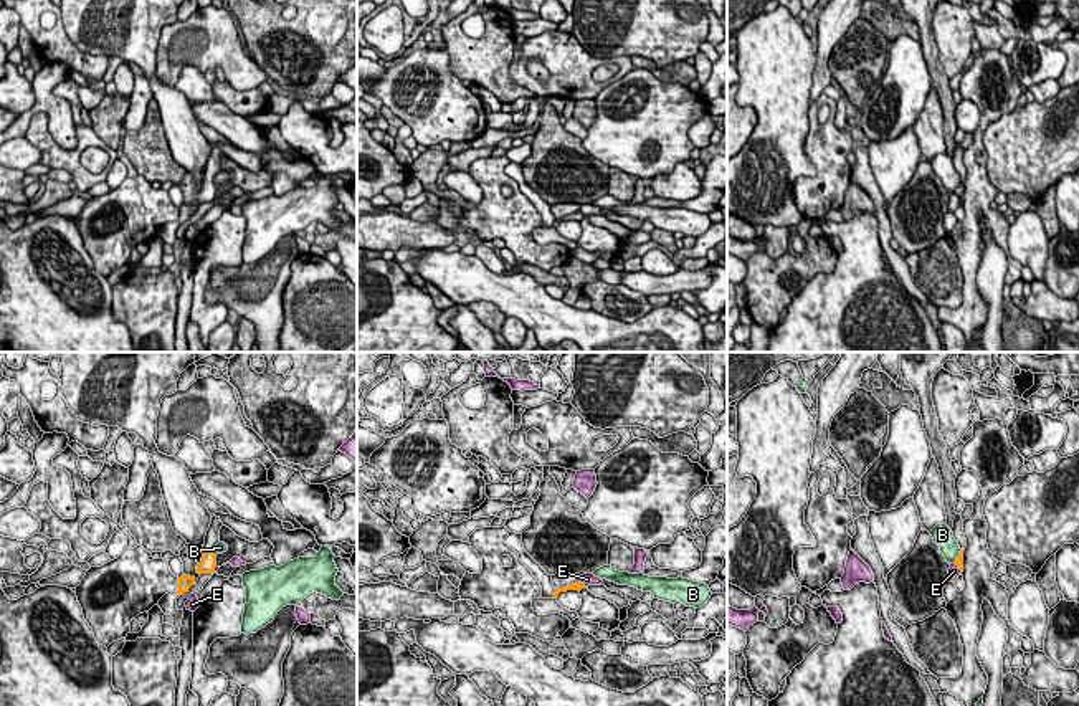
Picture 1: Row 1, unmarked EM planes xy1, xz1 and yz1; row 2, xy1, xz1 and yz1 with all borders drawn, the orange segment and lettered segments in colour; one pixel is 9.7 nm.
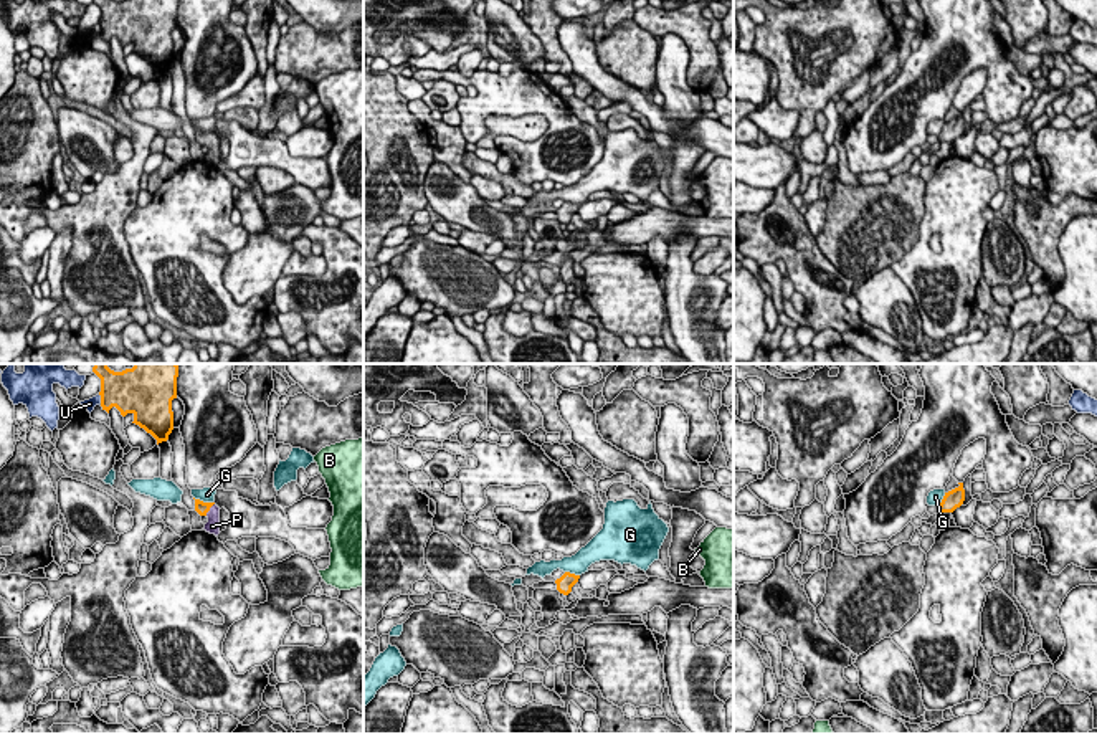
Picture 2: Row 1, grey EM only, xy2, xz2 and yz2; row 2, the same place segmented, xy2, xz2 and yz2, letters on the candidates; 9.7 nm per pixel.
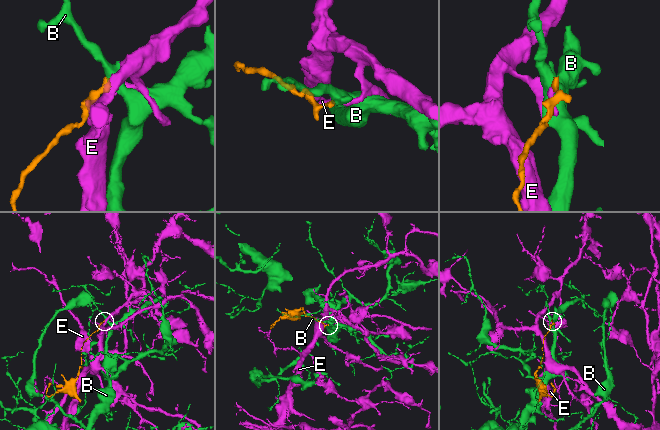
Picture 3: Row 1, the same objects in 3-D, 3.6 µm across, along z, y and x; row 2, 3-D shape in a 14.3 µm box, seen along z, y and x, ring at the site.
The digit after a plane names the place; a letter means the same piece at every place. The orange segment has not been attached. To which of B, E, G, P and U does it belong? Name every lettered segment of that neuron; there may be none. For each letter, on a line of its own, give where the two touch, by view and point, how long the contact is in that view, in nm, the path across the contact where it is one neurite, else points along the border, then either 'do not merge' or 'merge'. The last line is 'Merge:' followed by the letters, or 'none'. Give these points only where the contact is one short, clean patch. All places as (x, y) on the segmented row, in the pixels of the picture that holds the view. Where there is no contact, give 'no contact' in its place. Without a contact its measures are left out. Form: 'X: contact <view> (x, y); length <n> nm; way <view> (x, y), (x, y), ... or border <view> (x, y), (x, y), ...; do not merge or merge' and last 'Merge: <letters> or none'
B: contact yz1 (959, 556); length 180 nm; border yz1 (962, 549), (952, 562); do not merge
E: contact xz1 (582, 584); length 80 nm; do not merge
G: contact xy2 (202, 501); length 200 nm; border xy2 (194, 496), (212, 503); do not merge
P: contact xy2 (208, 509); length 150 nm; way xy2 (202, 508), (208, 509), (212, 526); merge
U: contact xy2 (101, 399); length 100 nm; do not merge
Merge: P

